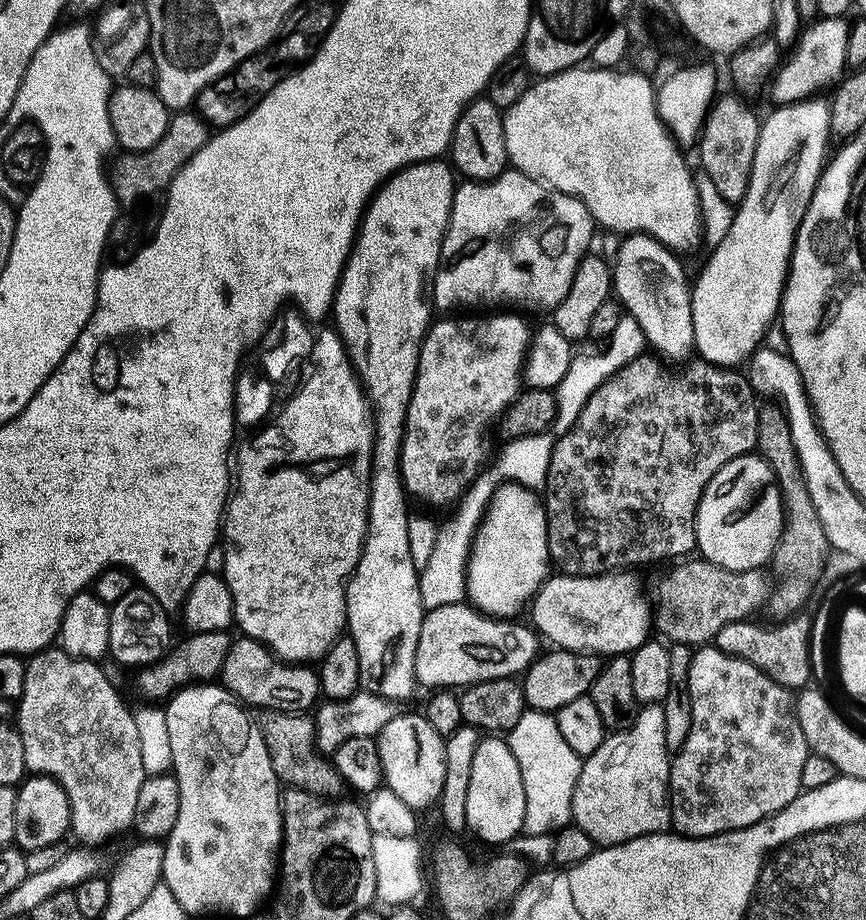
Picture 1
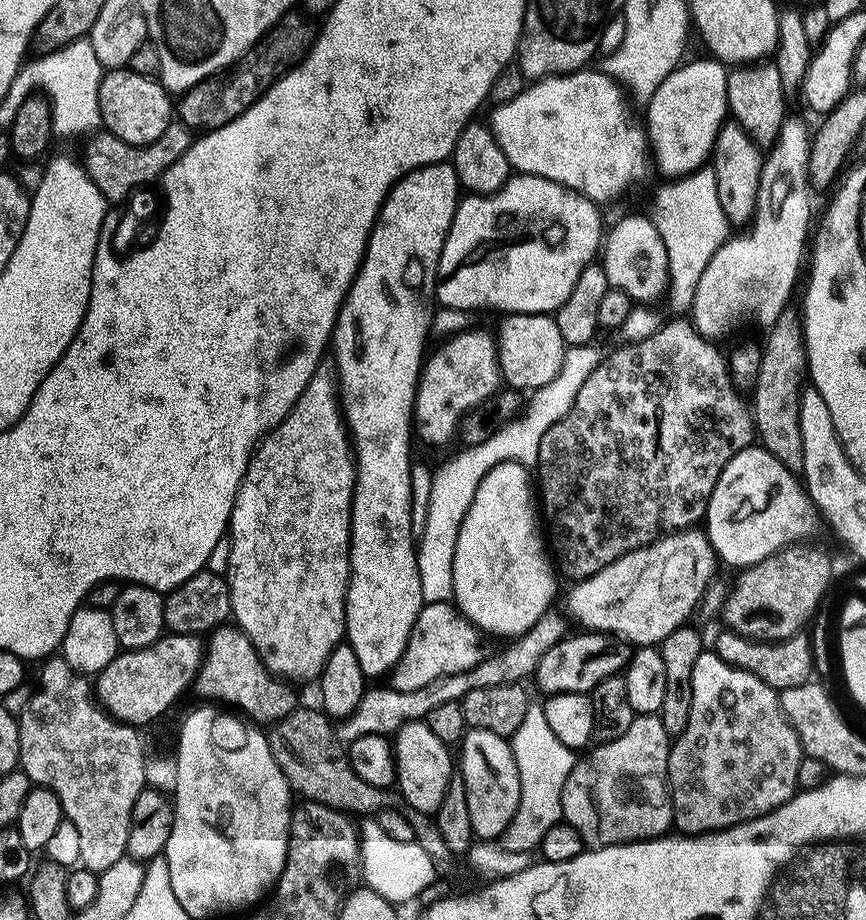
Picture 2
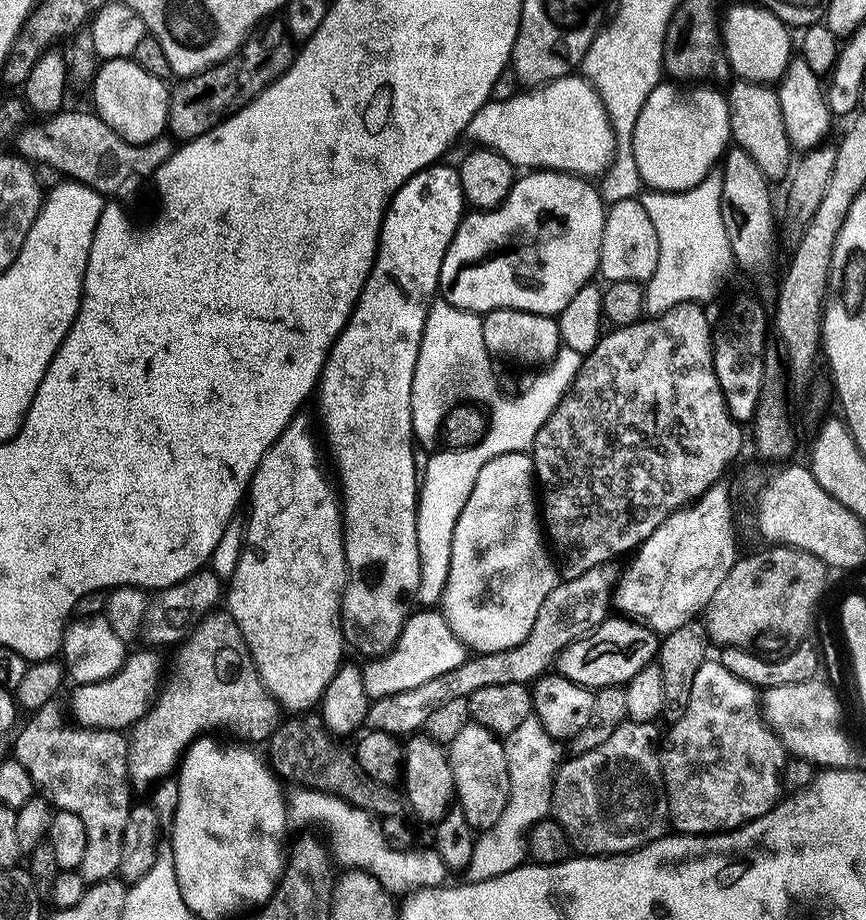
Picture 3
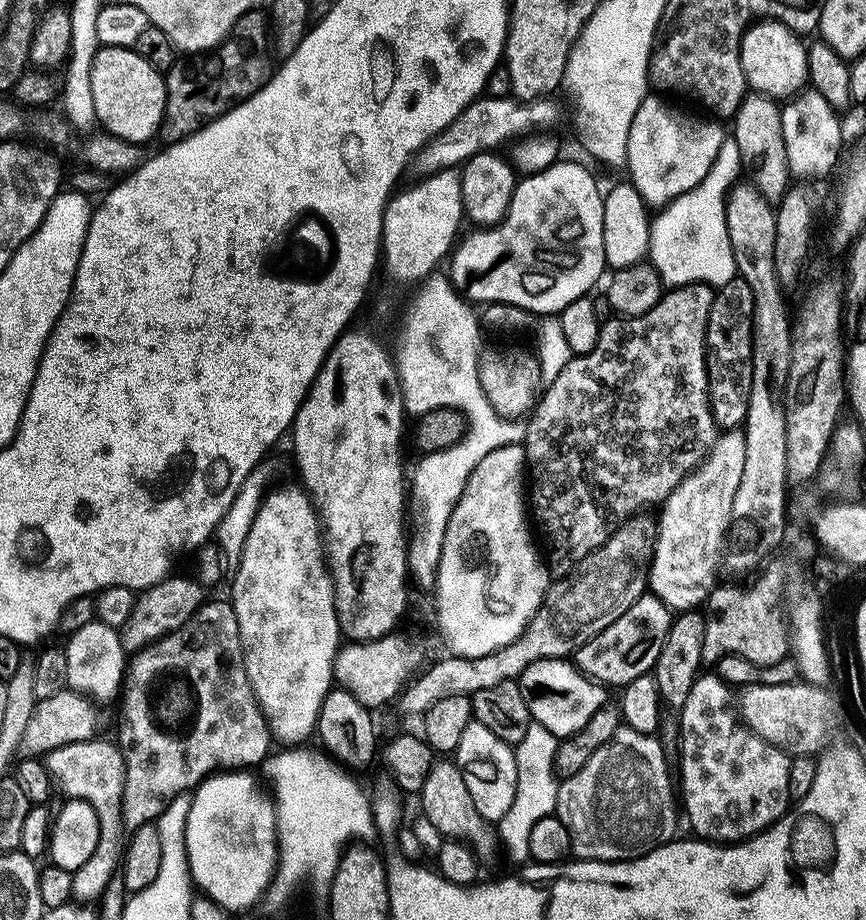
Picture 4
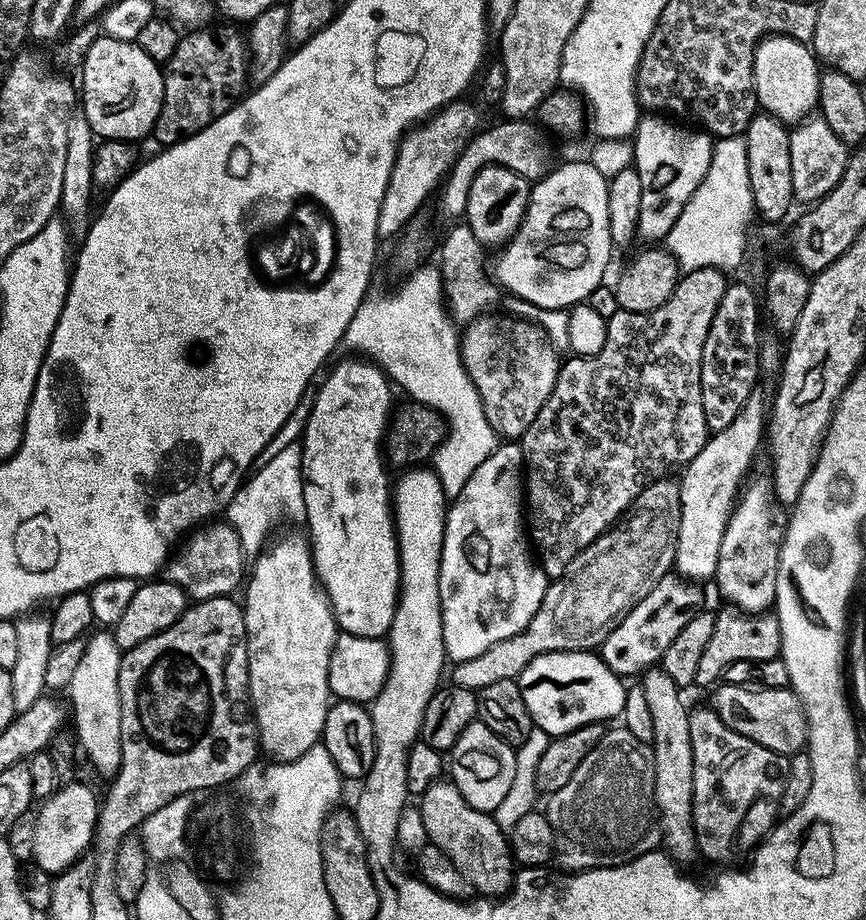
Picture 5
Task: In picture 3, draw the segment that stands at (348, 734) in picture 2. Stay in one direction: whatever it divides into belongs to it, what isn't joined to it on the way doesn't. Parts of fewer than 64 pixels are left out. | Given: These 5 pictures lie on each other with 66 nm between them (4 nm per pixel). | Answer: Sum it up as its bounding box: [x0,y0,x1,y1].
[367,563,618,738]

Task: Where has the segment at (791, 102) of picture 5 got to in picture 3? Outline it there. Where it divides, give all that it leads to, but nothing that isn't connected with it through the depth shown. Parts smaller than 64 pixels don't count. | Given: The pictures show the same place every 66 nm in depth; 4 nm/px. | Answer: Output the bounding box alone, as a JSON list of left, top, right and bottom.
[723,4,794,86]

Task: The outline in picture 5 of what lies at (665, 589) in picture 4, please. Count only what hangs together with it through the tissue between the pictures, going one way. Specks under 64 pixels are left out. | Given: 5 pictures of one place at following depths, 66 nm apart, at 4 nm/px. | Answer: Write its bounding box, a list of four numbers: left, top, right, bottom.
[674,390,769,582]

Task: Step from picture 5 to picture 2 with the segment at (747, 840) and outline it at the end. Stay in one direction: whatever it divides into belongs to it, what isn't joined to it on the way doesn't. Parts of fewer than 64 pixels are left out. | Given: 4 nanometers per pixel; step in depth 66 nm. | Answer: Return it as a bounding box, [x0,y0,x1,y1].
[668,651,804,836]

